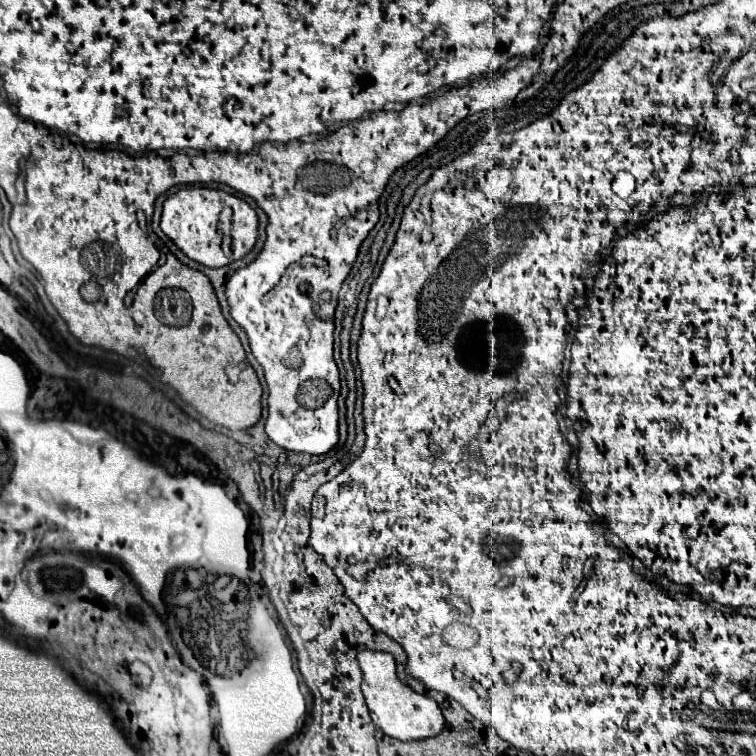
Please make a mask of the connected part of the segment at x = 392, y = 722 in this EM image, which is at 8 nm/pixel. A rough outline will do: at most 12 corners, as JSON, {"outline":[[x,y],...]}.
{"outline":[[360,650],[370,718],[396,740],[440,734],[444,716],[398,680],[392,654]]}

